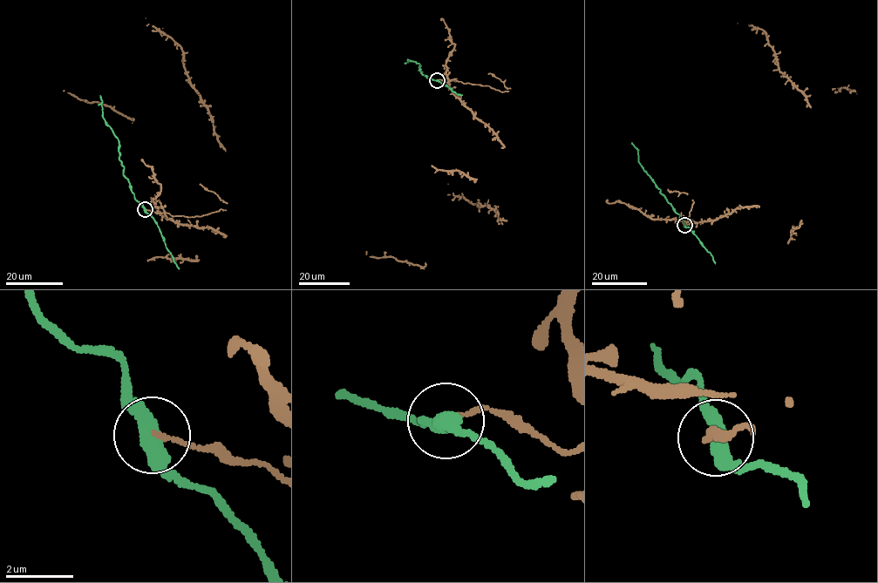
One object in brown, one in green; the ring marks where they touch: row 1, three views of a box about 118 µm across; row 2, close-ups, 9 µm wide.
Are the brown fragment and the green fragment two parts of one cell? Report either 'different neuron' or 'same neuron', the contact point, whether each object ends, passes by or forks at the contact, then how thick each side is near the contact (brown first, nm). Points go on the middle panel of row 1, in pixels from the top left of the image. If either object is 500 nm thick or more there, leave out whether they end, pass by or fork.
different neuron; place (437, 80); brown ends; green passes by; calibres 110 and 460 nm

